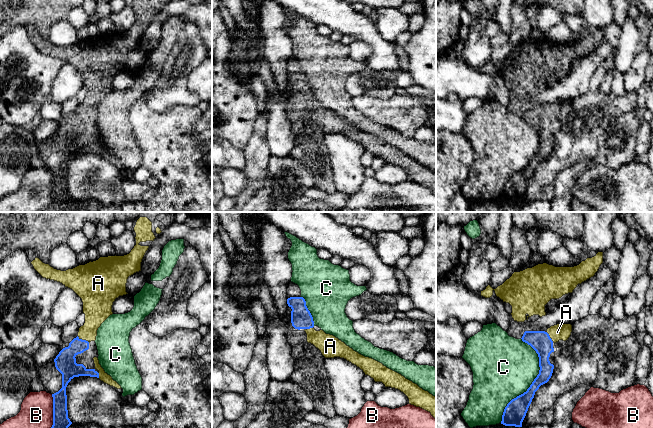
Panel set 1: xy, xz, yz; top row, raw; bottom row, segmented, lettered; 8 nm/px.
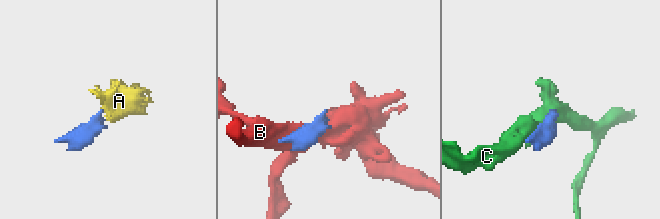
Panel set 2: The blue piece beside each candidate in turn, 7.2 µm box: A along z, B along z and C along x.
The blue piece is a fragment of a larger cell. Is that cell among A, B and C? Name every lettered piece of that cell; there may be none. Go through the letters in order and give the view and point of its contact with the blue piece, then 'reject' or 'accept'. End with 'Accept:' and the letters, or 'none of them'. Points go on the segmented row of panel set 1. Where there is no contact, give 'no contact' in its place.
A: xy (83, 340) | accept
B: xy (53, 411) | reject
C: yz (532, 382) | reject
Accept: A

